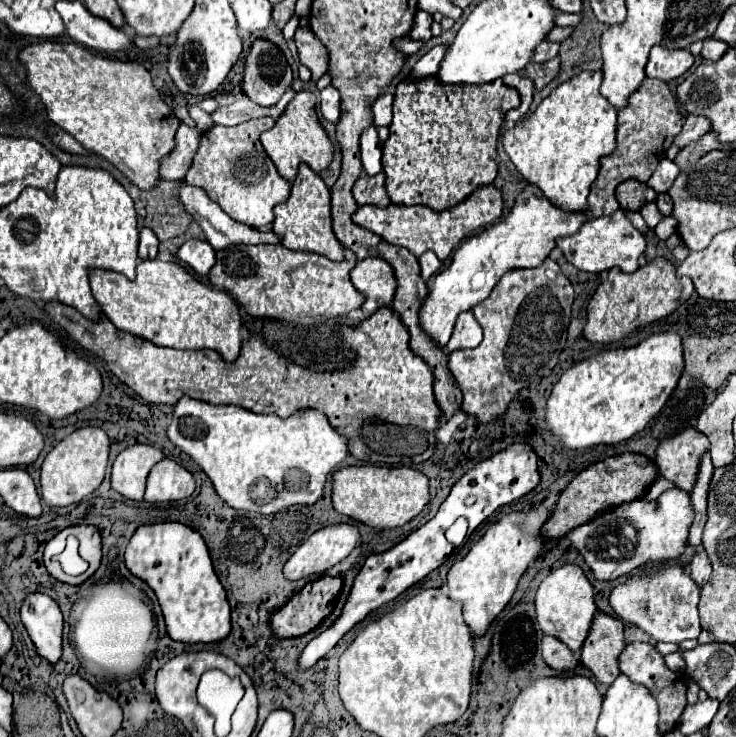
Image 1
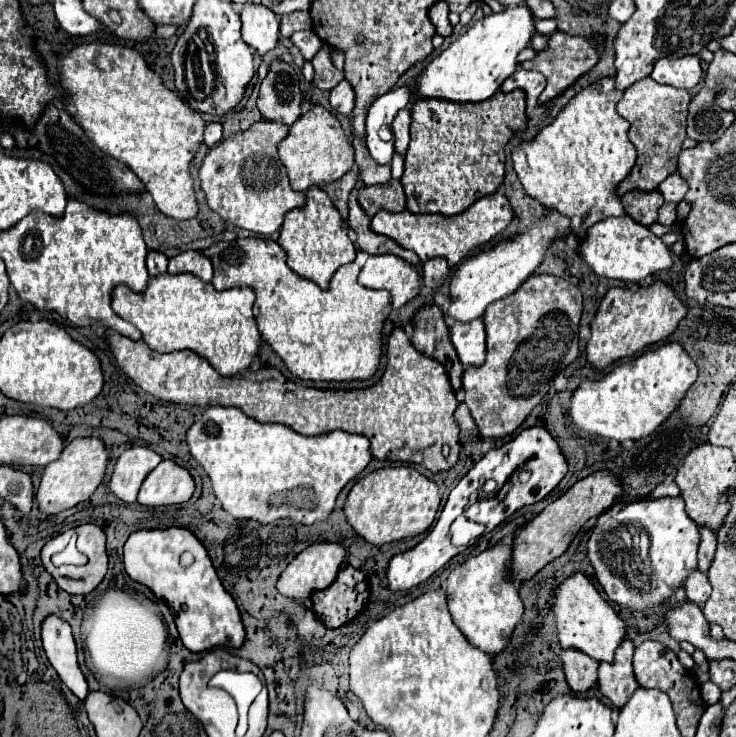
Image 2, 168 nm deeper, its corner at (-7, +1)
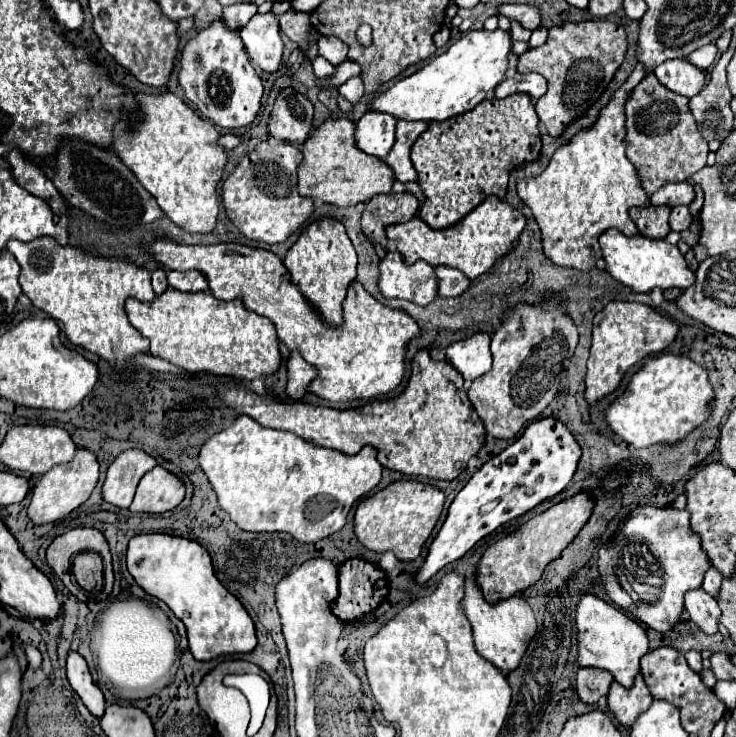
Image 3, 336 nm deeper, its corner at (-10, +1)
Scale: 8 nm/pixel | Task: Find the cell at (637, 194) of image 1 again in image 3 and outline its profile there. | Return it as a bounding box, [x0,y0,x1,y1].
[630,207,670,239]

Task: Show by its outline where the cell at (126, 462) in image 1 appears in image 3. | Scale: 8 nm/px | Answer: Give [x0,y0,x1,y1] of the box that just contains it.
[102,449,158,507]

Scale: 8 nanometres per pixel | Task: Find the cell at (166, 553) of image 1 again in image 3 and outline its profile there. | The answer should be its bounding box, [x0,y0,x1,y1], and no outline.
[126,533,256,661]

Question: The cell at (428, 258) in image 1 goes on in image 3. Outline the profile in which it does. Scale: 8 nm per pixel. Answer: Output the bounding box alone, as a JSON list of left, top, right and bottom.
[434,265,470,297]

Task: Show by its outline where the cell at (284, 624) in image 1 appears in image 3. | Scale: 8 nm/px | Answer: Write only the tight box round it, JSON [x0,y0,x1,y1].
[332,559,386,621]

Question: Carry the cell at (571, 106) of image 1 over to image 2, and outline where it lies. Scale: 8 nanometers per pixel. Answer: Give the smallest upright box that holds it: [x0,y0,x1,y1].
[513,79,637,241]

